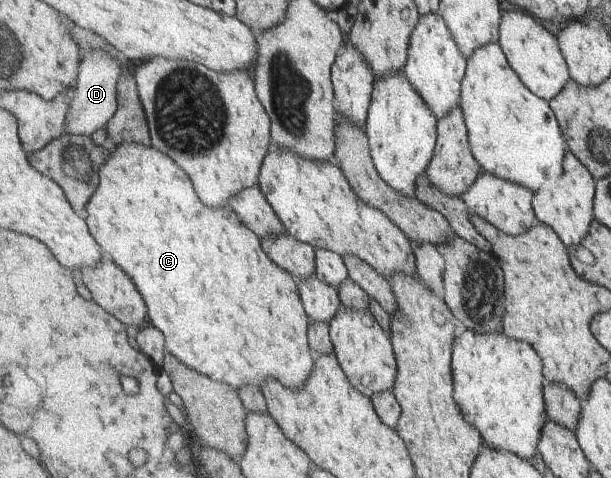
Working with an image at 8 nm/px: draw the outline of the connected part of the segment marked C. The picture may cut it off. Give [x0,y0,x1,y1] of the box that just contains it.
[87,140,315,393]

